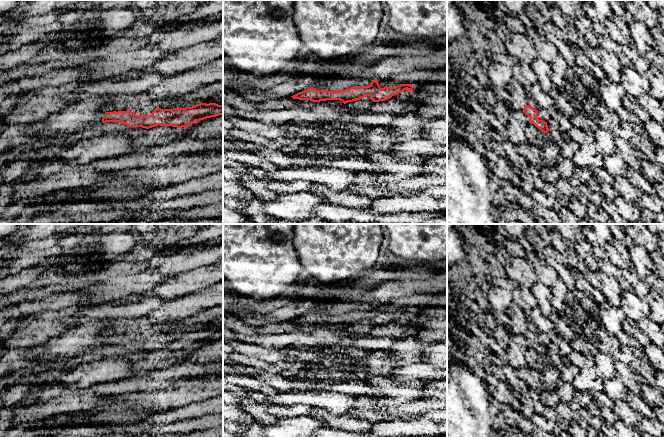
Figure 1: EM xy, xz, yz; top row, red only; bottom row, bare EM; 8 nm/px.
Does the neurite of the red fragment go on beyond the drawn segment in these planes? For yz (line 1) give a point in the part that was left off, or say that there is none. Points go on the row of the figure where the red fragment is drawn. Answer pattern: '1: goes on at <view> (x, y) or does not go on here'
1: does not go on here

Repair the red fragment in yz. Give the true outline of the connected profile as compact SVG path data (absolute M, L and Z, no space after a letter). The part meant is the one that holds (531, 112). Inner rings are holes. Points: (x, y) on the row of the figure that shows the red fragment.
M526 105L523 108L523 112L529 117L530 119L529 123L534 124L539 130L541 130L544 133L548 132L549 128L548 128L547 122L537 118L538 112L535 108L529 105Z

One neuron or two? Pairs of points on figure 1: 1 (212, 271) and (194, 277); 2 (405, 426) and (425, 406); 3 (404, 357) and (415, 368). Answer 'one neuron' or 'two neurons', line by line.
1: one neuron
2: two neurons
3: two neurons

